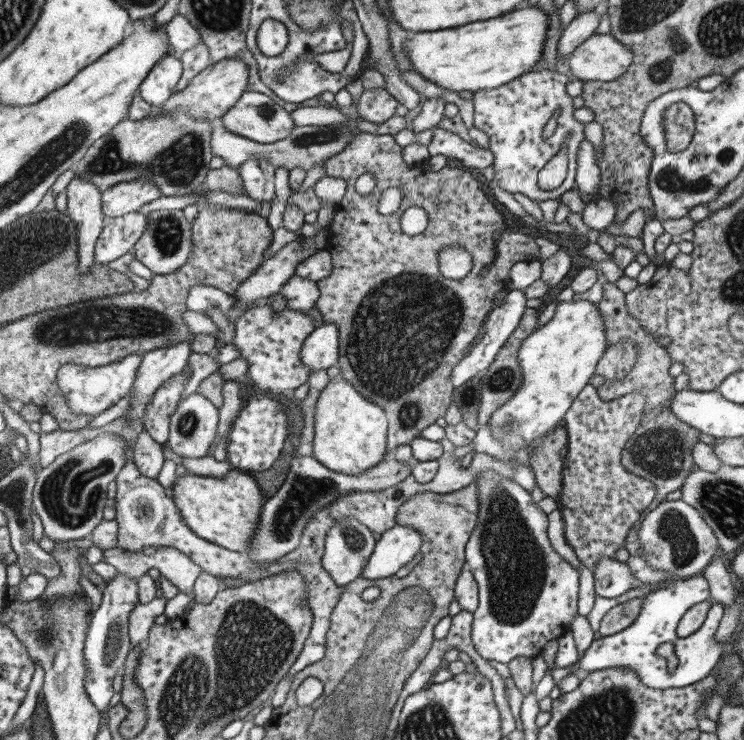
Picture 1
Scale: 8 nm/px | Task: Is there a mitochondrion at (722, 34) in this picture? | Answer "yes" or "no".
yes

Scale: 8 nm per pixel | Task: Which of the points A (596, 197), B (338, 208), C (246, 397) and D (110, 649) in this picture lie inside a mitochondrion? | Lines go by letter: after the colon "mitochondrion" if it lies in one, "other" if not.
A: other
B: other
C: other
D: mitochondrion

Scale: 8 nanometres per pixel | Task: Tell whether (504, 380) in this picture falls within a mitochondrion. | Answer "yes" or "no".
yes

